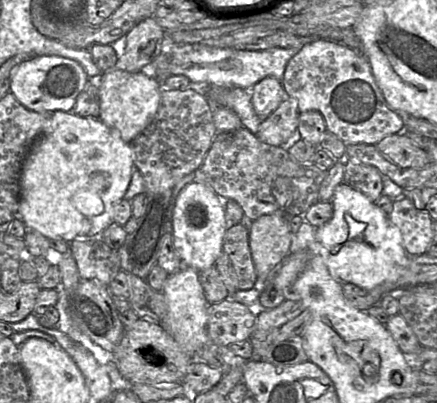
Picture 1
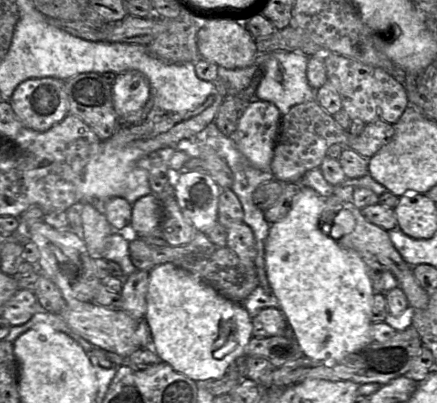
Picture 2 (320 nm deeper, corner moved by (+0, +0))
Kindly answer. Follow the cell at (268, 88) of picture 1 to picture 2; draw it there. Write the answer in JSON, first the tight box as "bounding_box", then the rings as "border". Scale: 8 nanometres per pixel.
{"bounding_box":[231,98,282,170],"border":[[[254,98],[239,115],[231,138],[237,149],[260,170],[269,170],[282,115],[271,102]]]}

